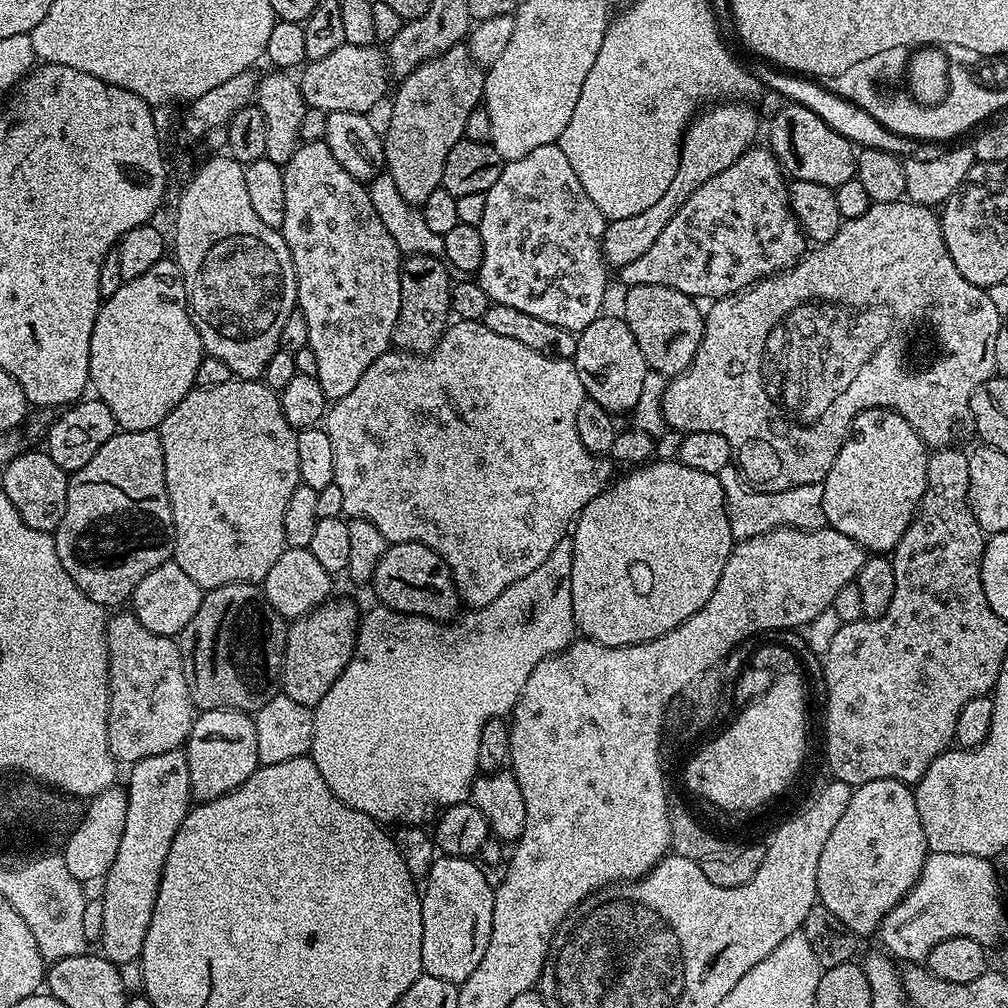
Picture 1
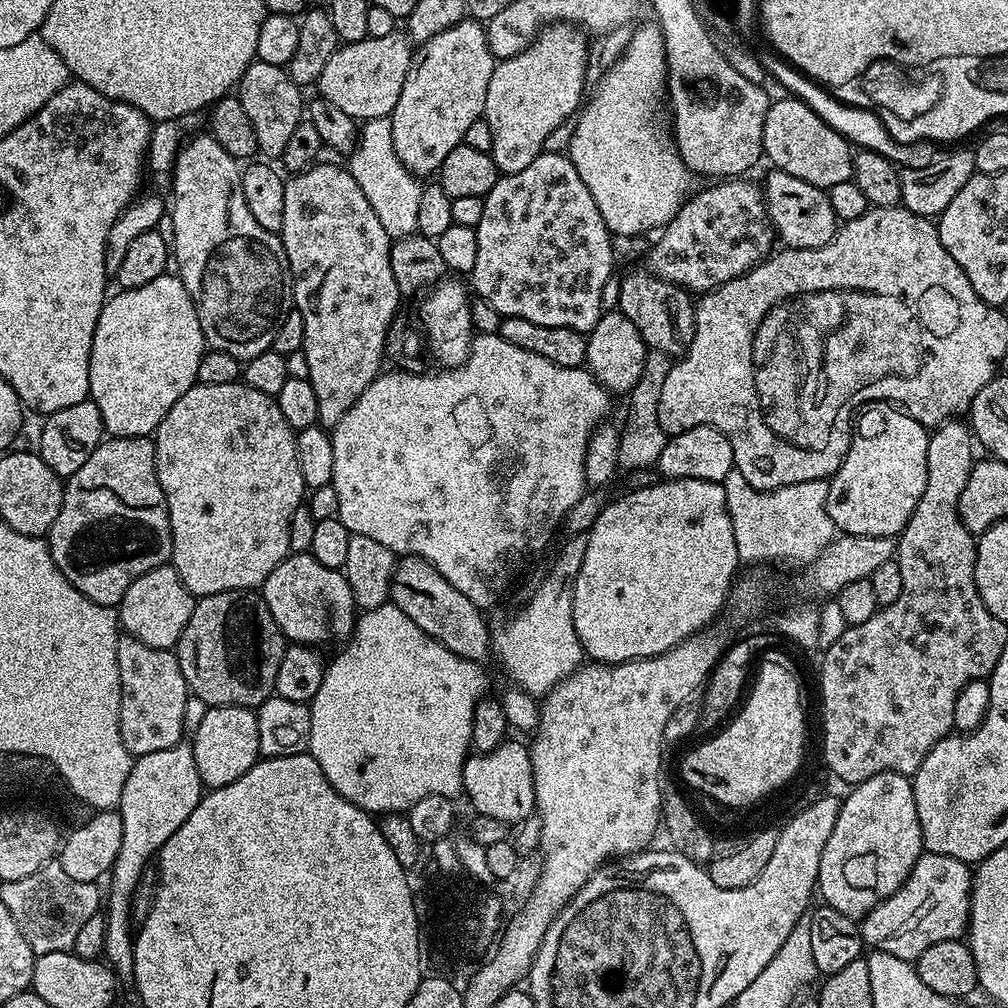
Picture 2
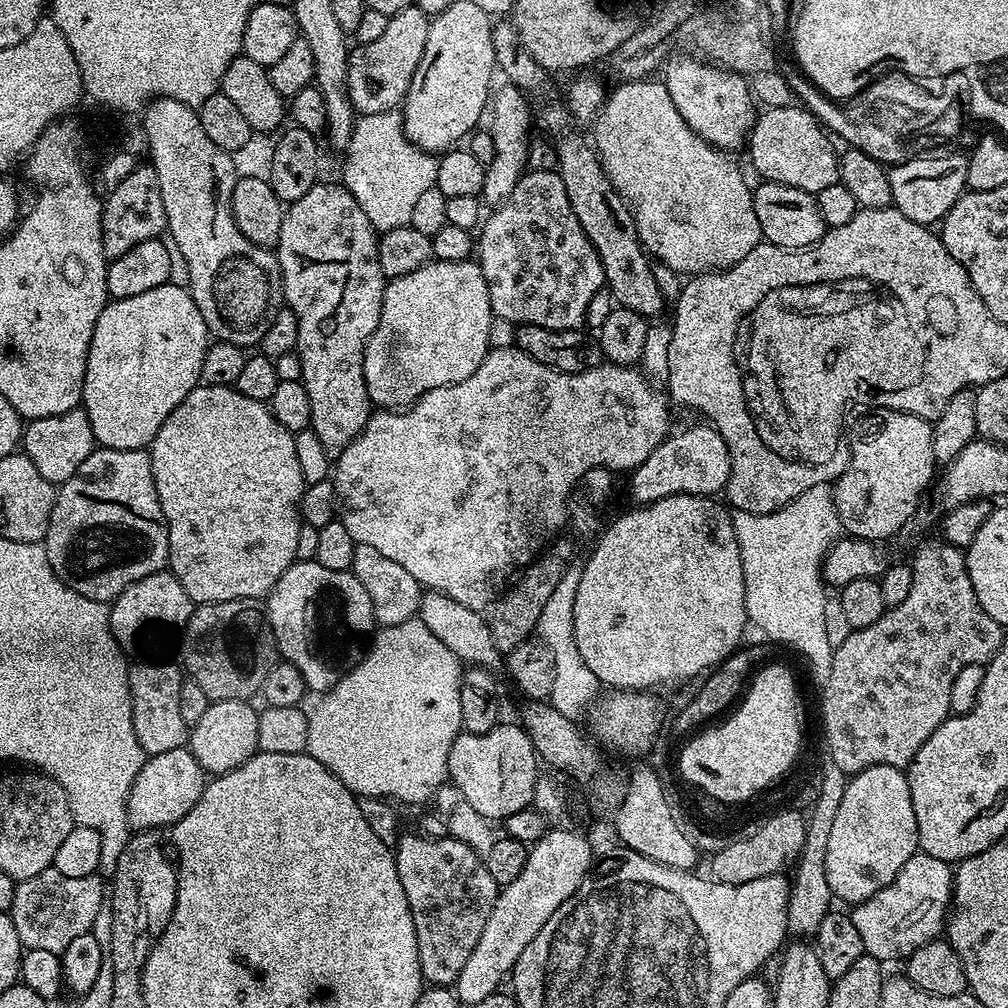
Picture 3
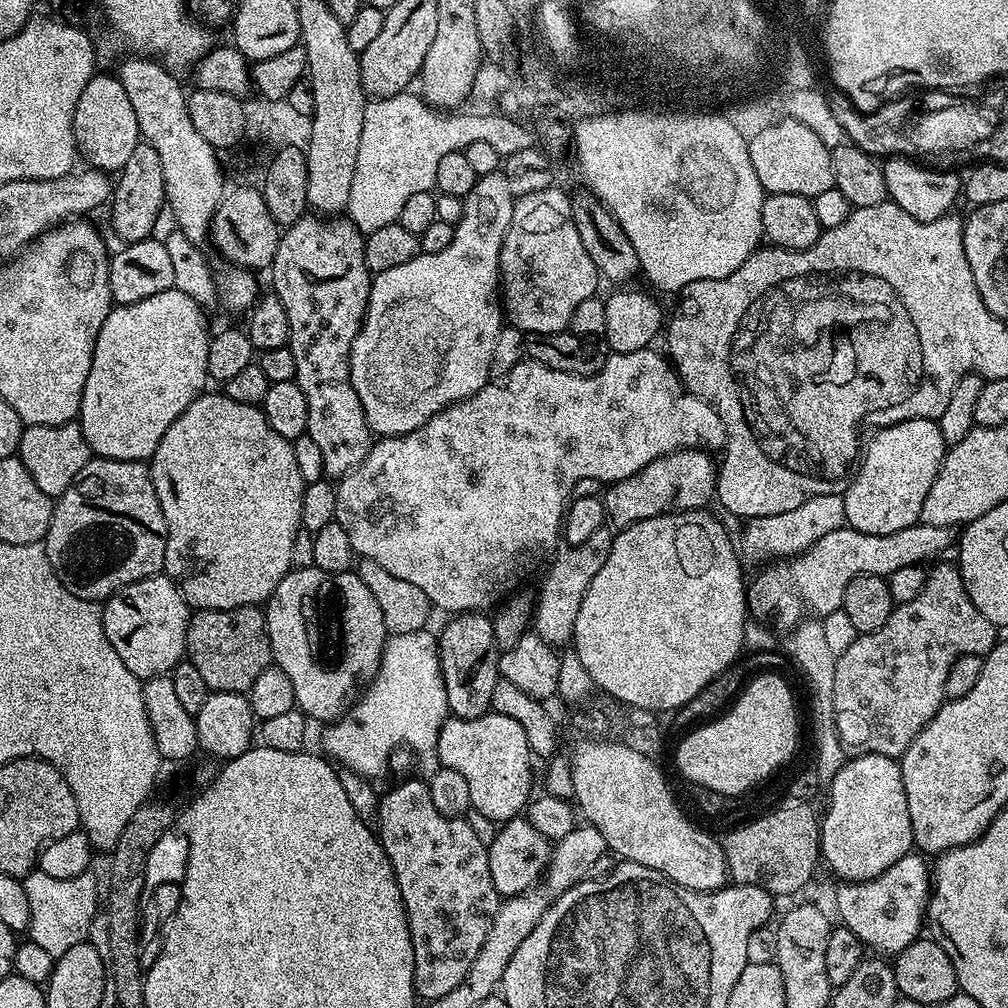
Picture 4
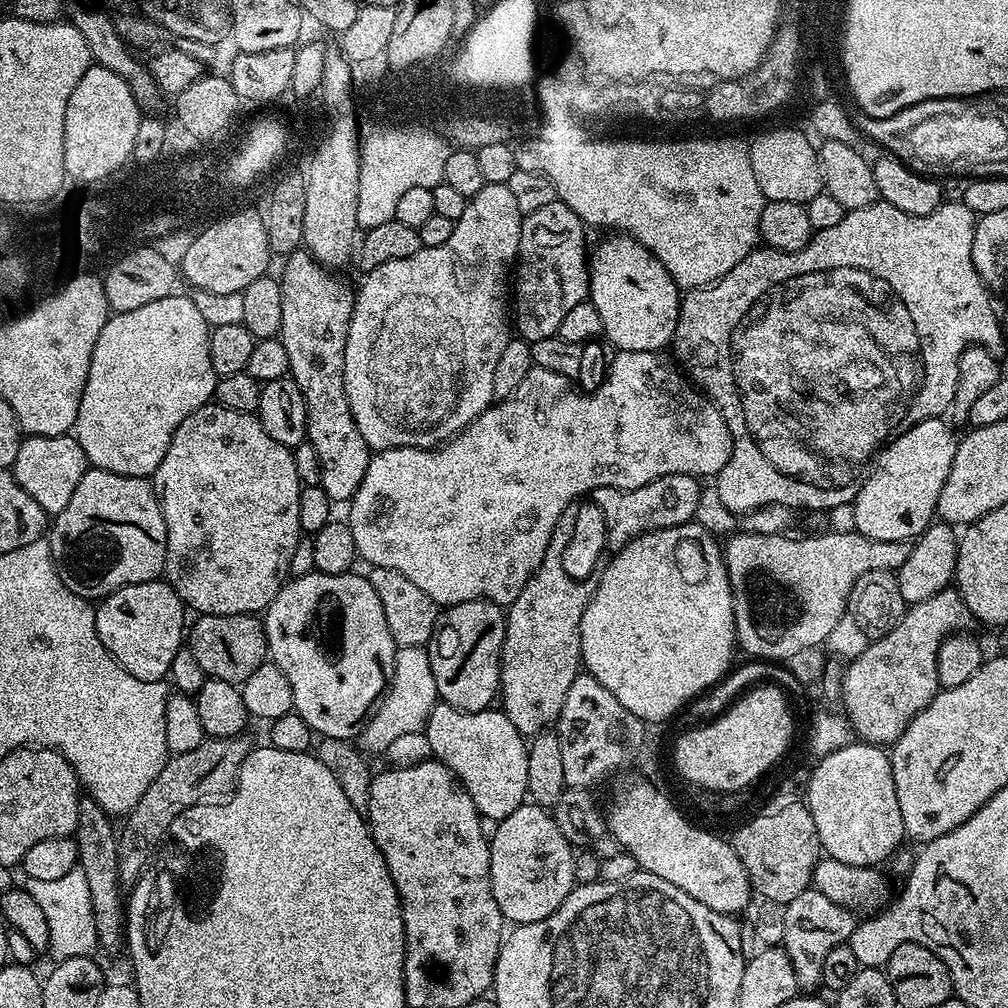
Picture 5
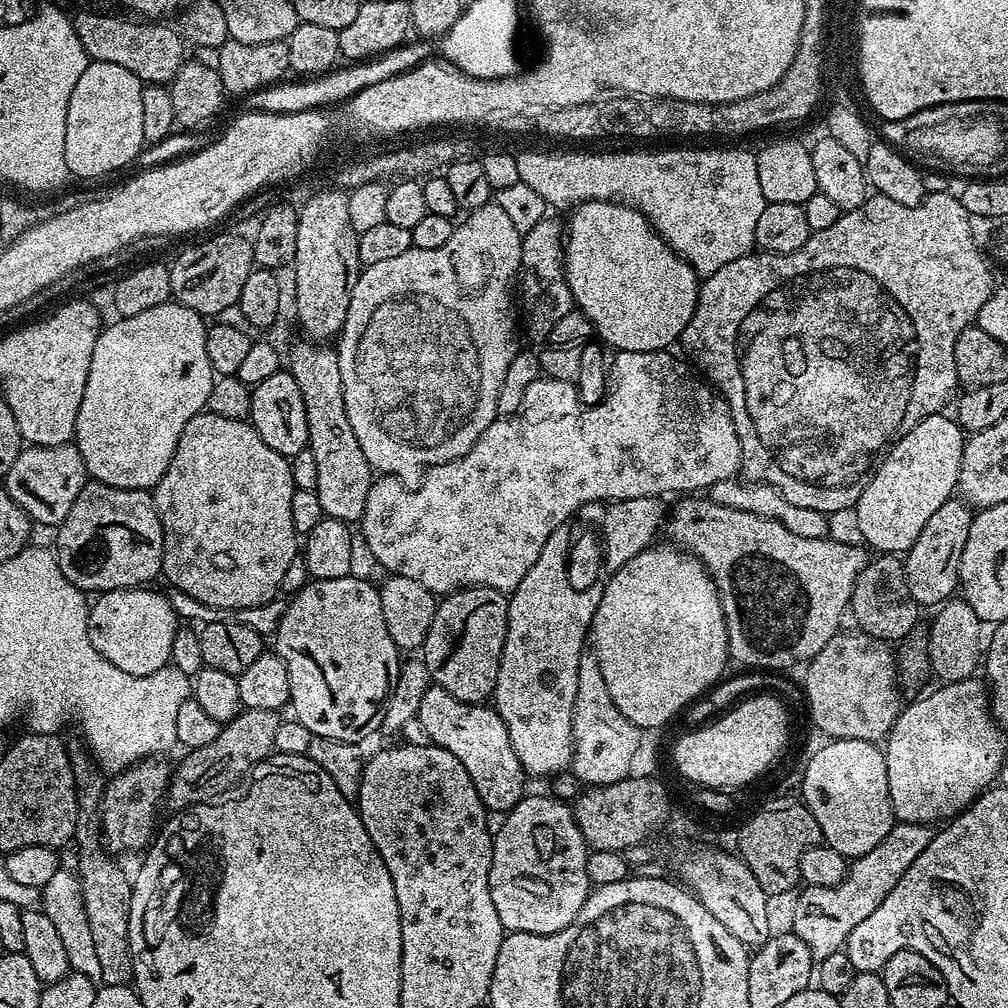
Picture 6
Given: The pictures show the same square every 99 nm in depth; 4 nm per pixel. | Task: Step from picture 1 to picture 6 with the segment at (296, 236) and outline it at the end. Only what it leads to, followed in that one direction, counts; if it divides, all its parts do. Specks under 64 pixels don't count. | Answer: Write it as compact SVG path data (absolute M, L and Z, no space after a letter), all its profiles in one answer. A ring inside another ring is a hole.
M316 342L303 343L296 344L292 348L290 371L294 382L298 382L298 390L302 390L302 402L306 406L308 448L314 454L314 463L318 466L318 486L315 491L318 494L318 502L322 502L322 510L327 519L340 520L343 524L352 526L364 517L366 500L374 479L374 469L366 462L366 454L362 454L362 446L358 446L358 438L354 438L350 418L346 418L346 398L342 394L342 370L338 370L335 347L321 346Z

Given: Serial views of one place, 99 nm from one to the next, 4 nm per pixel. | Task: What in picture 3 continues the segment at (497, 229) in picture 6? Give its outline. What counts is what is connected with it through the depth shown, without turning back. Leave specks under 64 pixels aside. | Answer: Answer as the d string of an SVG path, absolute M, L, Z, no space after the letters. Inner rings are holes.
M497 87L490 100L490 116L492 112L492 125L490 131L494 138L494 158L484 170L484 185L480 191L483 203L488 206L498 206L514 190L528 163L528 147L530 135L528 127L533 127L533 109L529 106L529 97L517 87ZM433 259L432 263L410 274L388 280L384 285L378 326L364 351L364 381L369 400L380 410L403 410L411 408L420 397L438 386L457 384L470 378L490 351L488 339L492 317L490 292L475 259L458 262Z

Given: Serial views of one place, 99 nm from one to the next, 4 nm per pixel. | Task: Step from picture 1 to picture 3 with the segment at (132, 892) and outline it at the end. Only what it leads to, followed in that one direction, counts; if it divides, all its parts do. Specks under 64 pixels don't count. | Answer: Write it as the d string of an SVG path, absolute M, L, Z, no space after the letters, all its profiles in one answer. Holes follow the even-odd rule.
M187 747L147 757L128 795L129 825L137 831L151 831L176 824L194 808L205 783L206 773Z

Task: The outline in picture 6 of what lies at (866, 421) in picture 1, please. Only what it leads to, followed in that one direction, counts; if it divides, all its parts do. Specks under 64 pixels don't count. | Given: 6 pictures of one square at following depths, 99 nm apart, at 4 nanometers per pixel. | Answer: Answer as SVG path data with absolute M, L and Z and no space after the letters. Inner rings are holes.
M948 414L922 418L888 452L872 481L854 505L862 540L880 554L907 554L918 542L922 526L942 506L953 499L959 482L966 433Z

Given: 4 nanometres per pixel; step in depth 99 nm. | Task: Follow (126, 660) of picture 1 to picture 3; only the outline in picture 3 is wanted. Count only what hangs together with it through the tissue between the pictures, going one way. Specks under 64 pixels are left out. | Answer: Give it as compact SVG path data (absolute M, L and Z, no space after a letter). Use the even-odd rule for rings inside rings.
M133 663L128 669L134 734L149 757L178 750L190 740L190 725L182 718L182 706L178 706L180 687L186 676L177 665L176 668L172 664Z

